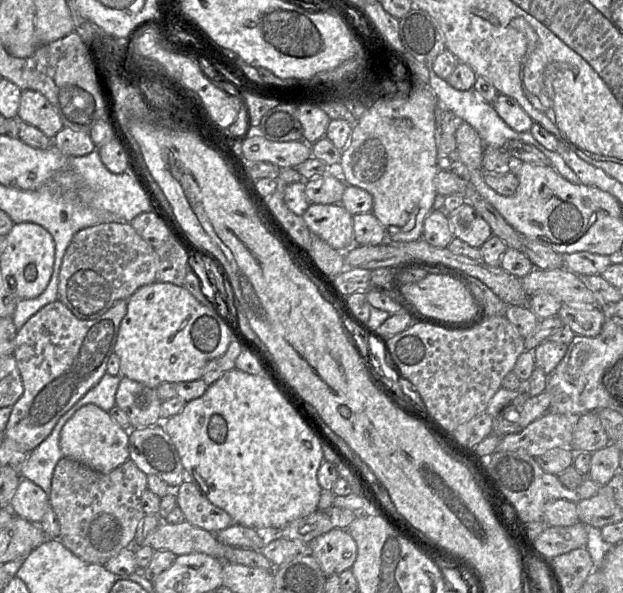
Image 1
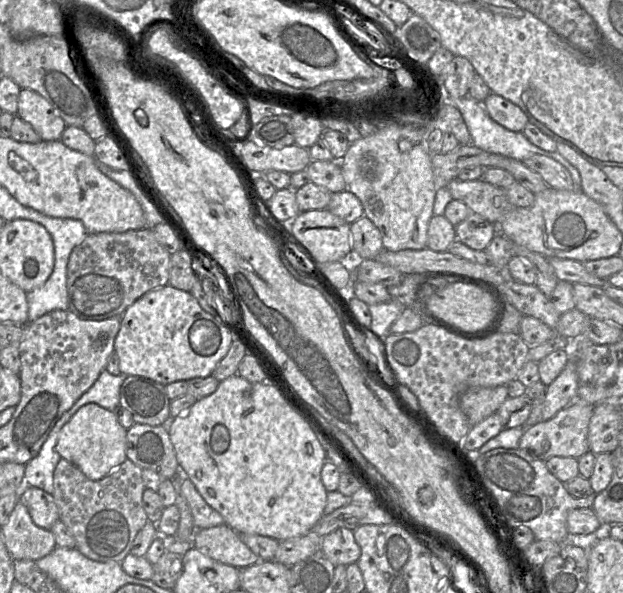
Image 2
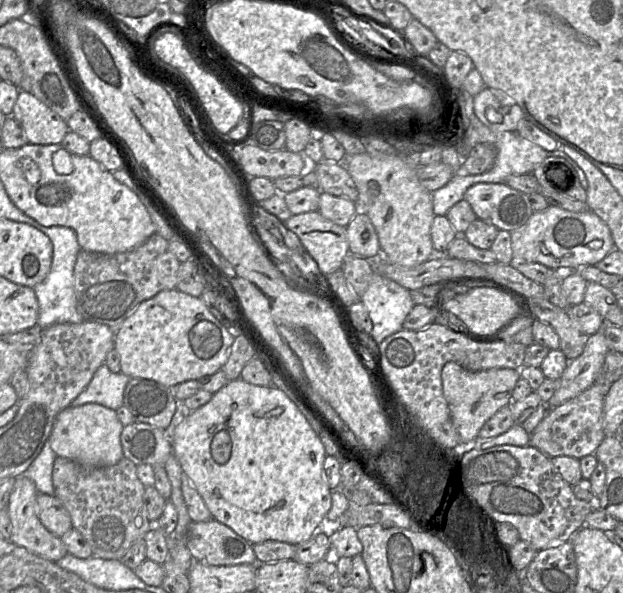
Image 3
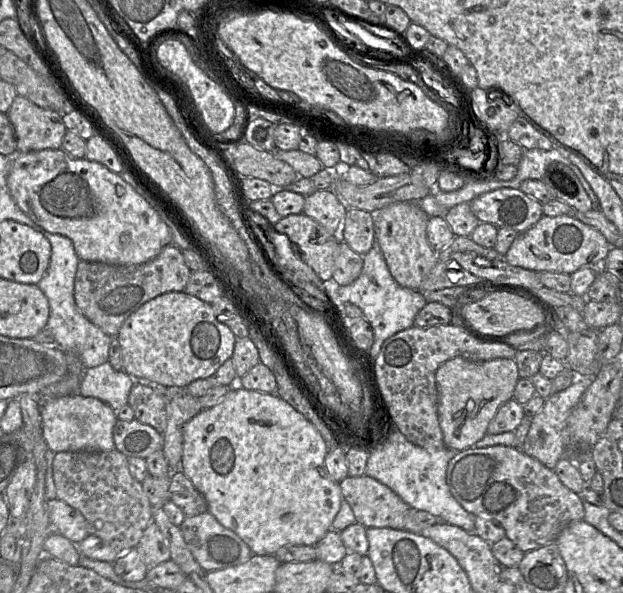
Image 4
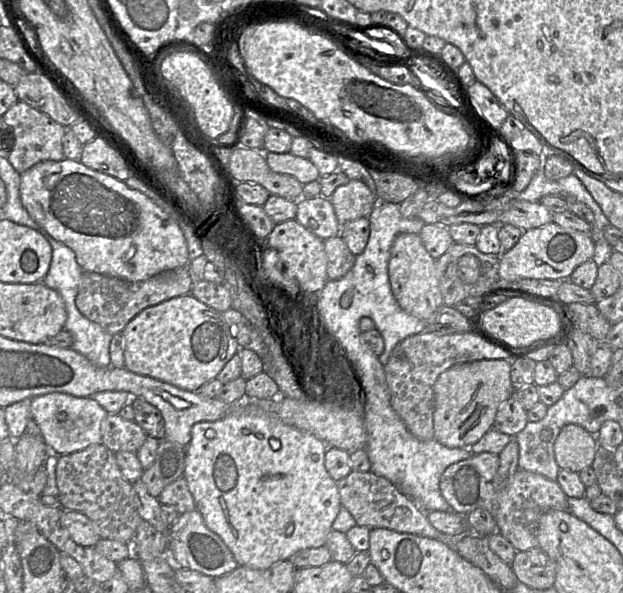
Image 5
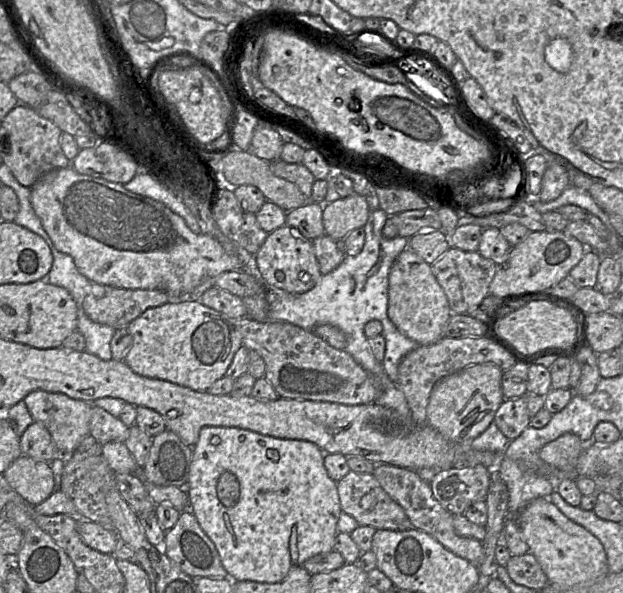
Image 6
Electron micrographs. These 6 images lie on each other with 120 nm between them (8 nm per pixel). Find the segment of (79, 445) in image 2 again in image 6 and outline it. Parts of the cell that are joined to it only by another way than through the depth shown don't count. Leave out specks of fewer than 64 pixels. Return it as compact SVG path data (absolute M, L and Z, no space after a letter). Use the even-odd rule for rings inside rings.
M42 390L30 392L23 399L33 420L42 424L51 434L58 454L68 457L74 453L83 439L90 434L90 420L94 403L72 399L62 393Z

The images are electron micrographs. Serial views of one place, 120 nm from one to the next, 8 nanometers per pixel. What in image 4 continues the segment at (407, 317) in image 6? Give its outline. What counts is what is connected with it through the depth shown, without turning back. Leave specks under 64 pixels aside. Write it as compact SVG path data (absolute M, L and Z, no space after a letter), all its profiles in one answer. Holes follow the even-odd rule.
M397 202L373 213L375 237L394 280L402 287L419 290L437 262L437 254L427 240L429 216L416 202Z

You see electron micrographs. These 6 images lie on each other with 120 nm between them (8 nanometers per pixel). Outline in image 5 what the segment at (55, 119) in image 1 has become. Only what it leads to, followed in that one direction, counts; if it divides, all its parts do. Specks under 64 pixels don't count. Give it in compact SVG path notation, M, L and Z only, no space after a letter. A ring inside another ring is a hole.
M18 100L2 116L2 120L5 125L10 126L13 132L13 146L7 159L20 174L40 162L65 159L62 141L67 128L45 113Z

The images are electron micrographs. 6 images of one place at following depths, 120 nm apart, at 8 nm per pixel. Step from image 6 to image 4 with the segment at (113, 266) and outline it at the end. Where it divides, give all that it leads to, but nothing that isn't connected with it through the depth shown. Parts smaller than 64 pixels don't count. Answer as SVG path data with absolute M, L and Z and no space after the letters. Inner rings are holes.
M62 148L13 155L7 185L16 204L31 220L48 232L66 236L73 242L80 260L138 265L152 260L163 247L172 243L168 225L118 174L98 162L73 158Z

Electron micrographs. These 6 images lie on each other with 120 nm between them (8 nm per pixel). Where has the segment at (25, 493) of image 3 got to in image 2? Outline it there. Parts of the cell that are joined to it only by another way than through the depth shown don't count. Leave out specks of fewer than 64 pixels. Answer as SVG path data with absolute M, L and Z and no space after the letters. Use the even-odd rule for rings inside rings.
M21 501L17 502L1 531L13 560L37 561L57 547L53 533L37 526Z

